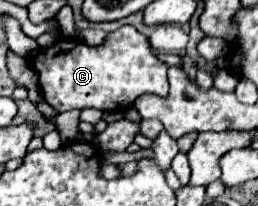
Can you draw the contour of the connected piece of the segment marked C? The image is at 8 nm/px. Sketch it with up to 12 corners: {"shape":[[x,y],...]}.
{"shape":[[134,26],[40,48],[58,112],[168,96],[168,64]]}

